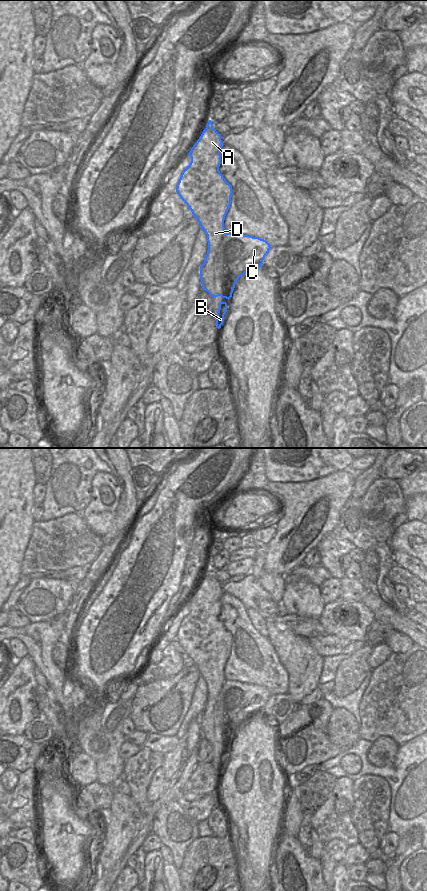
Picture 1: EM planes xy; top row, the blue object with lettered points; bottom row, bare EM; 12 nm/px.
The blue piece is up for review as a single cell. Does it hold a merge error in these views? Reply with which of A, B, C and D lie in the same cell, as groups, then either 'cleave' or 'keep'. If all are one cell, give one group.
A B D / C; cleave

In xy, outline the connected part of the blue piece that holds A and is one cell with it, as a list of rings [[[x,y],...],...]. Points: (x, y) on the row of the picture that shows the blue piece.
[[[209,120],[201,136],[188,153],[191,162],[182,172],[176,192],[187,204],[193,216],[198,220],[200,228],[207,235],[208,250],[205,261],[200,266],[202,287],[212,297],[221,296],[229,300],[232,294],[227,295],[223,286],[224,269],[220,255],[220,245],[226,233],[224,220],[231,205],[232,186],[219,171],[221,164],[220,150],[223,145],[221,134],[213,128],[213,123]]]

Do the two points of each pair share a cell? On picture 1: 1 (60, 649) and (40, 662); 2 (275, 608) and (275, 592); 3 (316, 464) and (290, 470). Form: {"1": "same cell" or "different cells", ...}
{"1": "different cells", "2": "different cells", "3": "same cell"}

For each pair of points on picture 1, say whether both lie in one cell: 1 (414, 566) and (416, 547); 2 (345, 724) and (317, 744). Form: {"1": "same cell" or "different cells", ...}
{"1": "different cells", "2": "different cells"}

